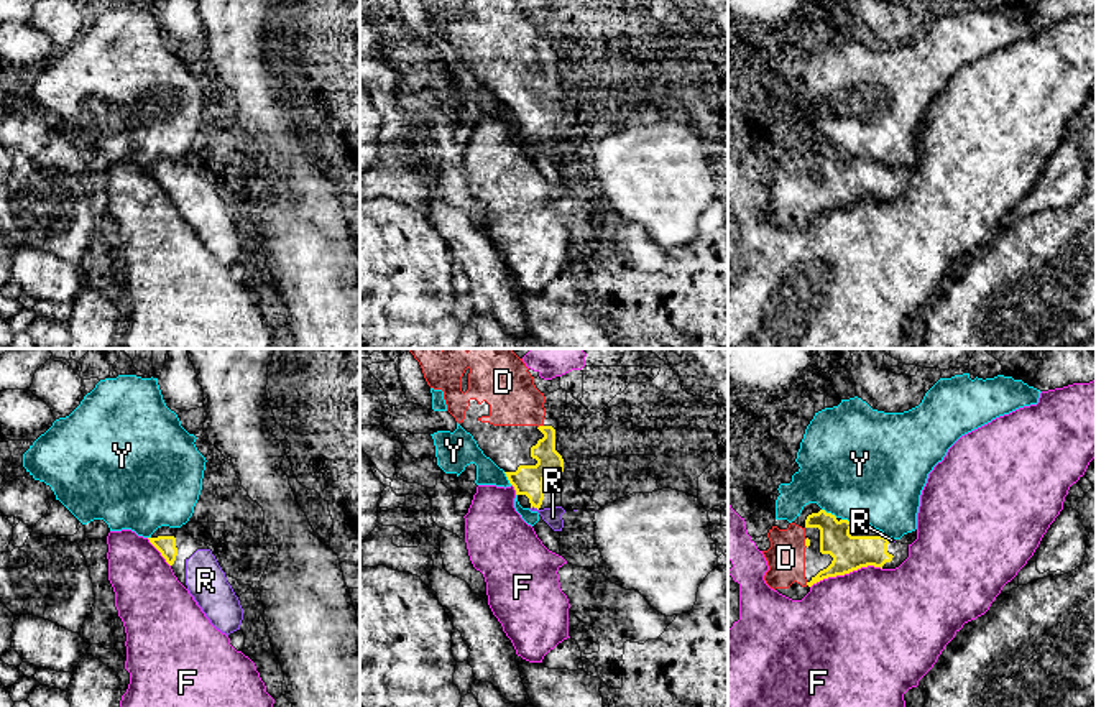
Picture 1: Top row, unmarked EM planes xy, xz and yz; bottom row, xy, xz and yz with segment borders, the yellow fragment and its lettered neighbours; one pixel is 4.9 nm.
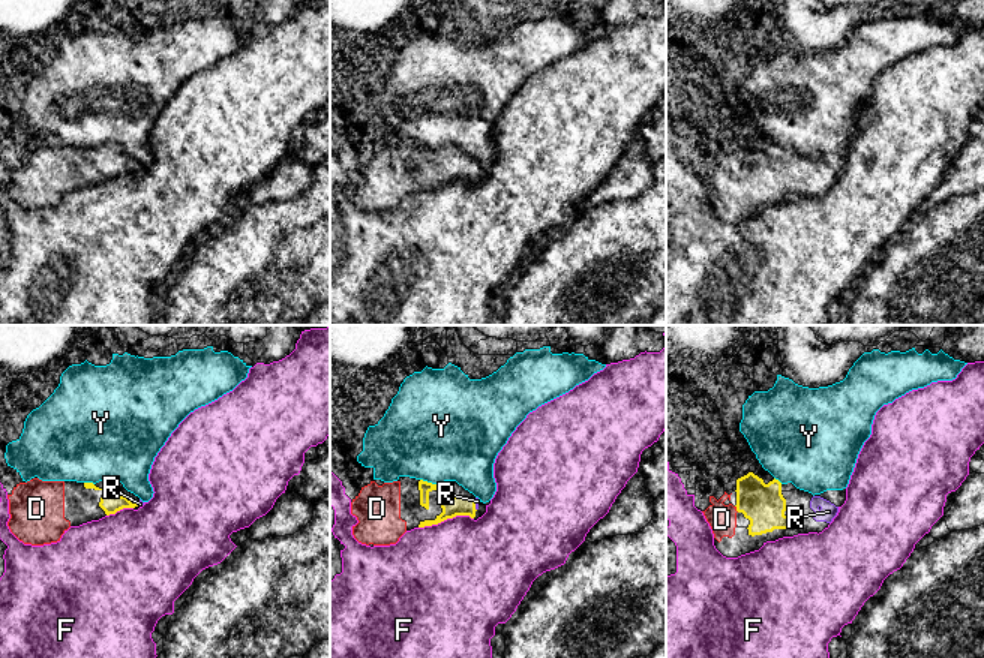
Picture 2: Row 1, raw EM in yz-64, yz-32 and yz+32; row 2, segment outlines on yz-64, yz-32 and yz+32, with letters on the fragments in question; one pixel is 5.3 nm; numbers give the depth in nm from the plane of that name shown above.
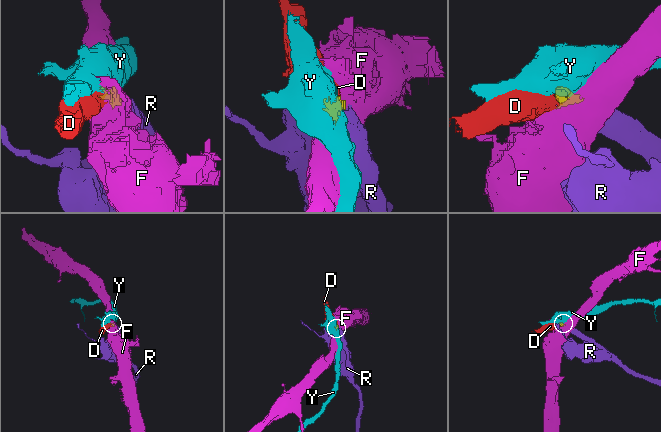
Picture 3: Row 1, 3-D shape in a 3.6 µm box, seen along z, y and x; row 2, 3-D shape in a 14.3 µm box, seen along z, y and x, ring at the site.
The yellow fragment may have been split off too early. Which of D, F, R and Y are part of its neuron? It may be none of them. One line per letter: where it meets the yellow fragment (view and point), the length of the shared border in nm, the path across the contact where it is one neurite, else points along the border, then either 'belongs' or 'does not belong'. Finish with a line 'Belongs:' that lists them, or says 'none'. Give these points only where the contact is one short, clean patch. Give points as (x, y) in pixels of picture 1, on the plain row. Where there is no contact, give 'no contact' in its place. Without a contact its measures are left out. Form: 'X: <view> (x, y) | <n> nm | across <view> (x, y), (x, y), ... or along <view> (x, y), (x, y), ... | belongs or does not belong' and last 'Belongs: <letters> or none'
D: xz (539, 58) | 40 nm | belongs
F: yz (845, 204) | 360 nm | along yz (881, 199), (861, 198), (843, 206), (824, 209), (810, 219) | does not belong
R: xz (534, 138) | 40 nm | across xz (528, 112), (534, 122), (534, 138), (552, 148) | belongs
Y: yz (830, 145) | 90 nm | along yz (822, 140), (837, 148) | does not belong
Belongs: D, R

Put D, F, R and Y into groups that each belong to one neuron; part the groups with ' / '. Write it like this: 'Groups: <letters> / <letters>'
Groups: D R / F / Y

